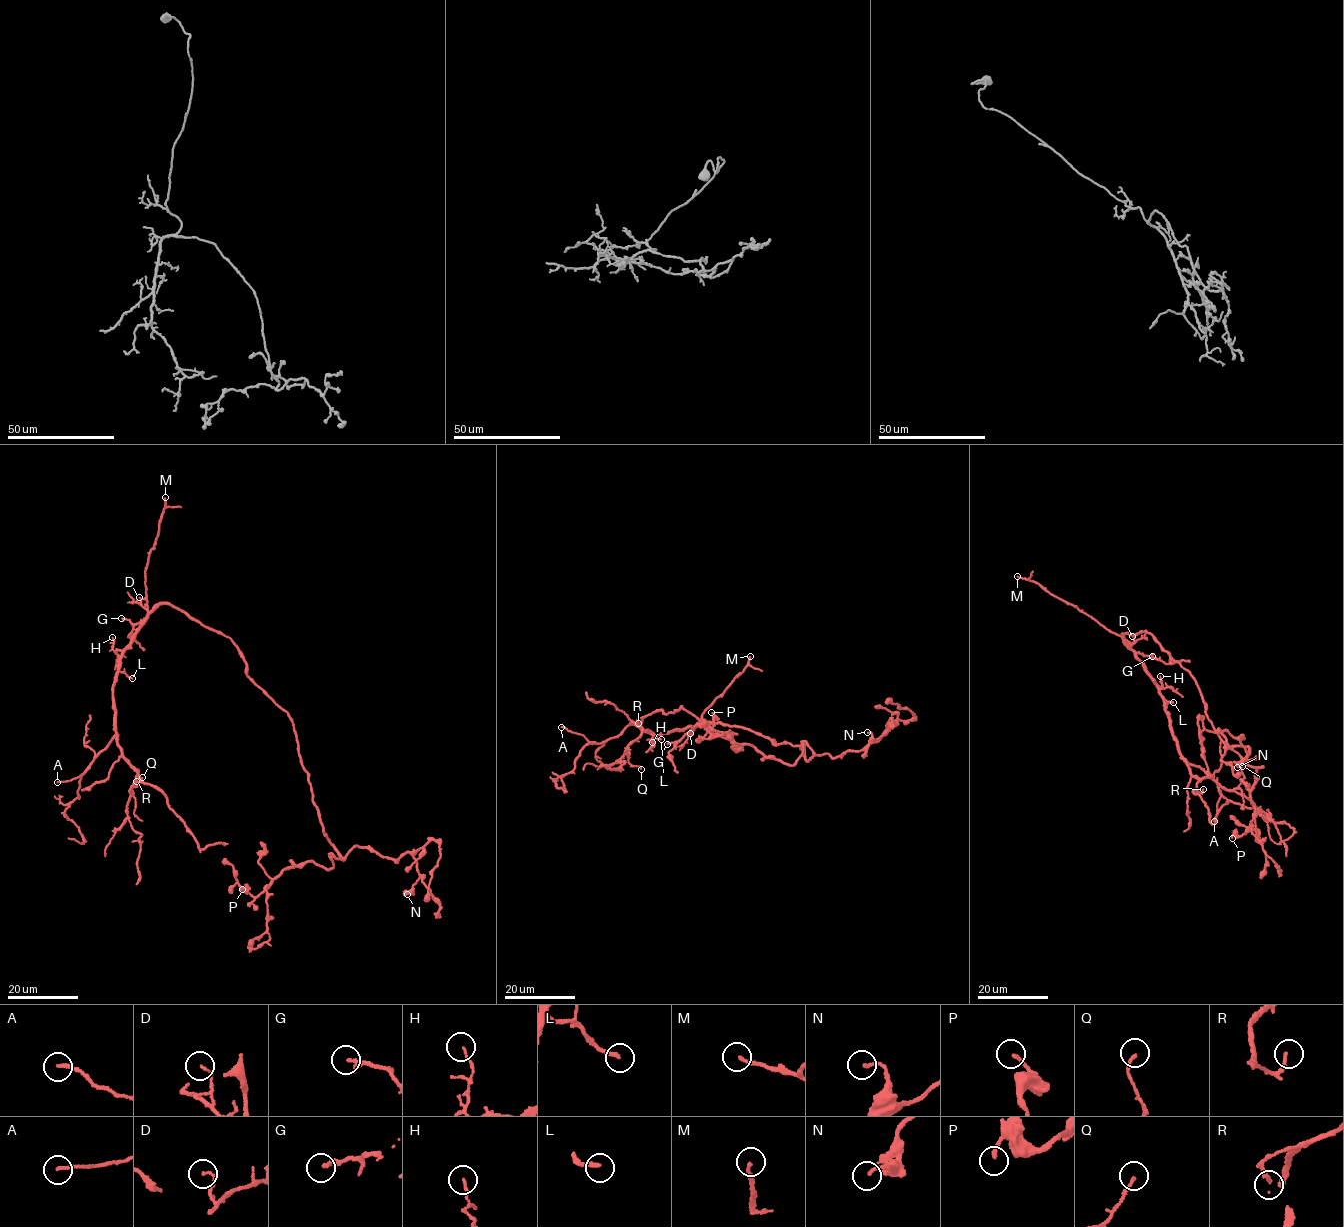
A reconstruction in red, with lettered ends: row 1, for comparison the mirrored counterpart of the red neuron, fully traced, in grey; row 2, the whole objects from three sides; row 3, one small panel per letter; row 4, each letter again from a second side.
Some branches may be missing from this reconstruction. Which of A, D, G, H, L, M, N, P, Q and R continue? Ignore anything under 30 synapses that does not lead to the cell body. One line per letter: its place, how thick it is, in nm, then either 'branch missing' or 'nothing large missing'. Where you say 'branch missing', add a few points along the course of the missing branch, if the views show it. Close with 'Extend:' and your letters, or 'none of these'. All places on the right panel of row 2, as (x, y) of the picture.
A: place (1214, 821); calibre 160 nm; nothing large missing
D: place (1132, 636); calibre 110 nm; nothing large missing
G: place (1152, 656); calibre 200 nm; nothing large missing
H: place (1160, 676); calibre 110 nm; nothing large missing
L: place (1173, 702); calibre 200 nm; nothing large missing
M: place (1017, 576); calibre 160 nm; branch missing
N: place (1237, 767); calibre 150 nm; nothing large missing
P: place (1232, 838); calibre 170 nm; nothing large missing
Q: place (1242, 766); calibre 140 nm; nothing large missing
R: place (1203, 789); calibre 160 nm; nothing large missing
Extend: M

